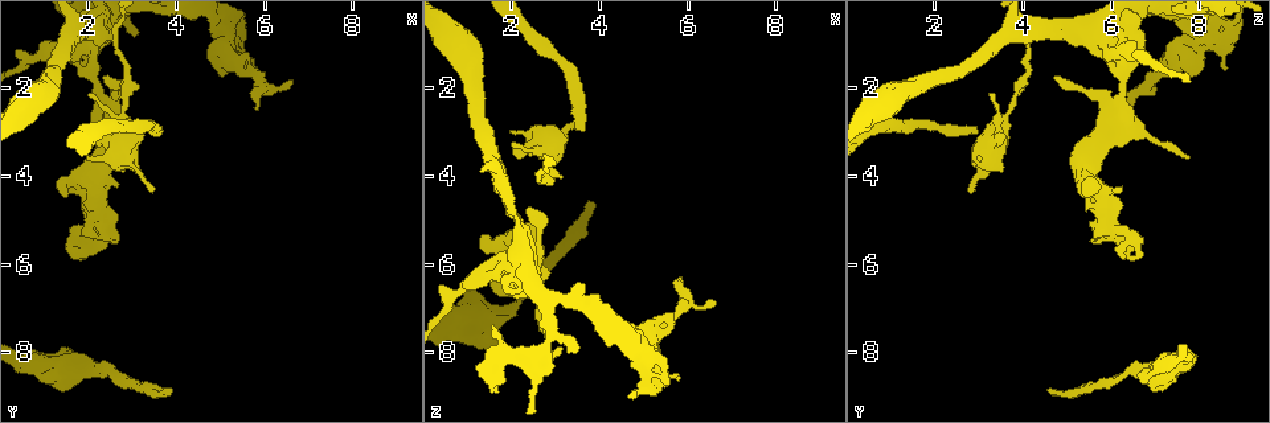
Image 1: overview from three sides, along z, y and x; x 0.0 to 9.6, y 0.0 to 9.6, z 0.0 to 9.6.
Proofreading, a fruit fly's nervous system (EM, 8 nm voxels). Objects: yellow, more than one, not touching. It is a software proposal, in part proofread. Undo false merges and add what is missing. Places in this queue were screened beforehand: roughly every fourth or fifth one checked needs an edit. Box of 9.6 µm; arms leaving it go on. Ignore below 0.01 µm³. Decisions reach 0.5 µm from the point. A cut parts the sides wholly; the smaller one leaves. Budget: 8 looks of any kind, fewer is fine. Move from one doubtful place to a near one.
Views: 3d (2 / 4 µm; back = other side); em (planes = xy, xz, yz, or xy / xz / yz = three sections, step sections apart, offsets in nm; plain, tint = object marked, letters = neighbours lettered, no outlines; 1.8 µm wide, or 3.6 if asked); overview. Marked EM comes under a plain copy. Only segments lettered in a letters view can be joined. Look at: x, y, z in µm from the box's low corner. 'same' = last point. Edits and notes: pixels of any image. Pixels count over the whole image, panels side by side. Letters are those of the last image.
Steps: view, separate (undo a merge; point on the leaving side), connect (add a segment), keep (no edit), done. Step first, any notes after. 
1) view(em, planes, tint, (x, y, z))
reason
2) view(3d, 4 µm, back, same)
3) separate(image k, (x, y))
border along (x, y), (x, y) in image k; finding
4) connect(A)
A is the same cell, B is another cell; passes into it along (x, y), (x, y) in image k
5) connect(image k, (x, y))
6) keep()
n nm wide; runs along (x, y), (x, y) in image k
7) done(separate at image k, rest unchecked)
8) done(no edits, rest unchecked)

view(3d, 4 µm, (3.70, 8.80, 4.60))
end of a long branch

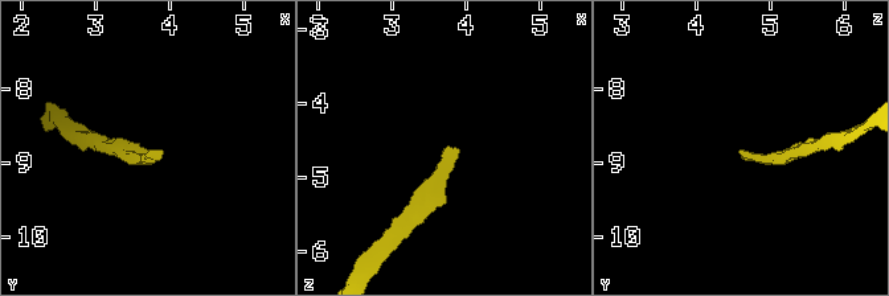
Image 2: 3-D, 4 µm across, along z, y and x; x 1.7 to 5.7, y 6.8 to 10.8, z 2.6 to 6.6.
view(em, xy, step 8, letters, (3.75, 8.85, 4.55))

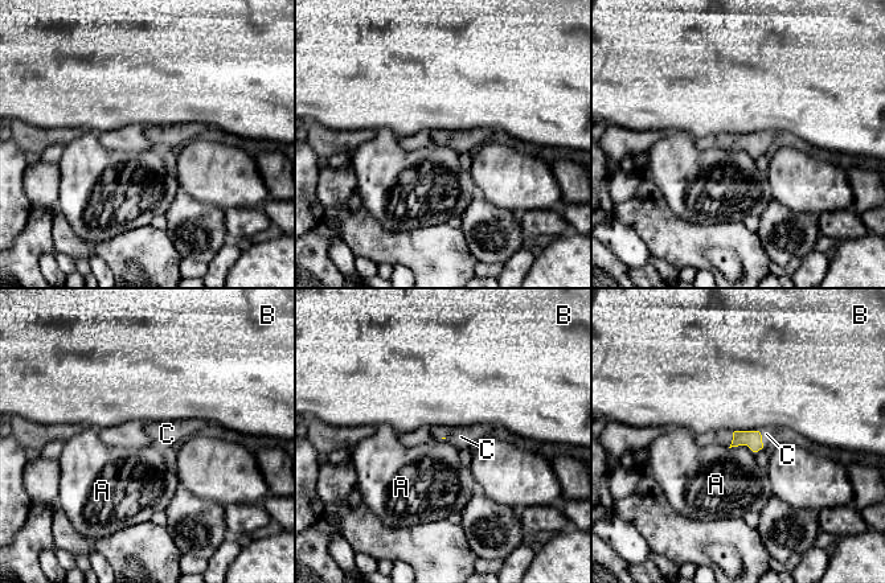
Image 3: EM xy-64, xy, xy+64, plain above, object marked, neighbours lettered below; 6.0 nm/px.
connect(C)
C is the same cell, A and B are other cells; the neuron continues

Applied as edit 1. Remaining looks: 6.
view(em, planes, letters, (2.05, 3.05, 3.45))
an open end

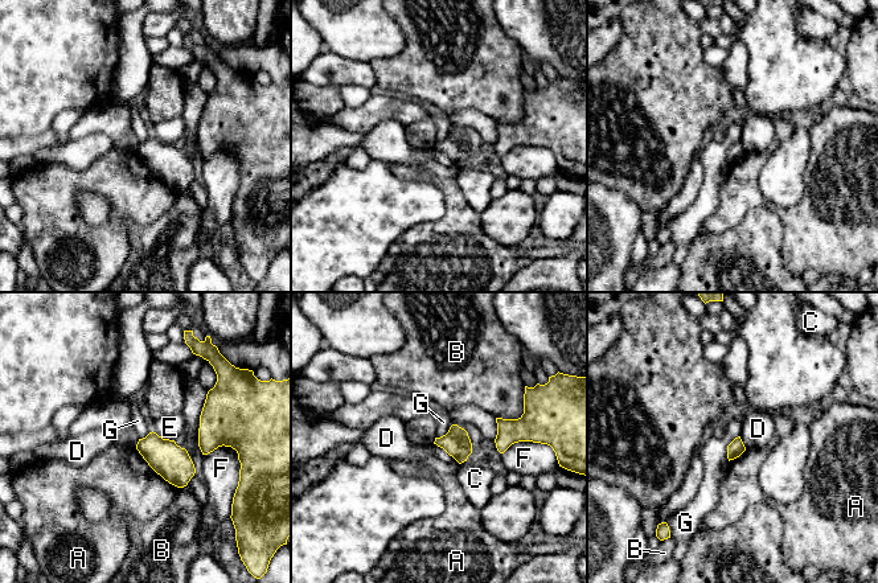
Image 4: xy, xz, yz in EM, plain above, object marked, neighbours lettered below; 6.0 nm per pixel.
keep()
A, B, C, D, E, F and G are other cells; border along (738, 435), (727, 446), (727, 460) in image 4; no lettered segment goes on from it

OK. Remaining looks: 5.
view(3d, 4 µm, back, (2.15, 1.05, 6.05))
looks like a crossing

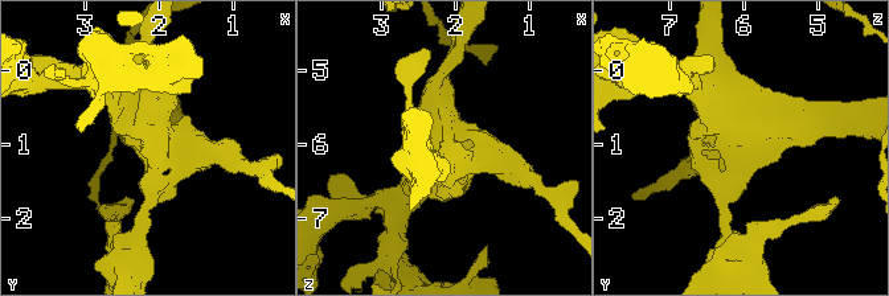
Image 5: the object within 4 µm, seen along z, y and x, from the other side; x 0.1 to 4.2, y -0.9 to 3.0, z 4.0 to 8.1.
view(em, 3.6 µm, planes, letters, (2.10, 1.00, 6.10))
now the EM

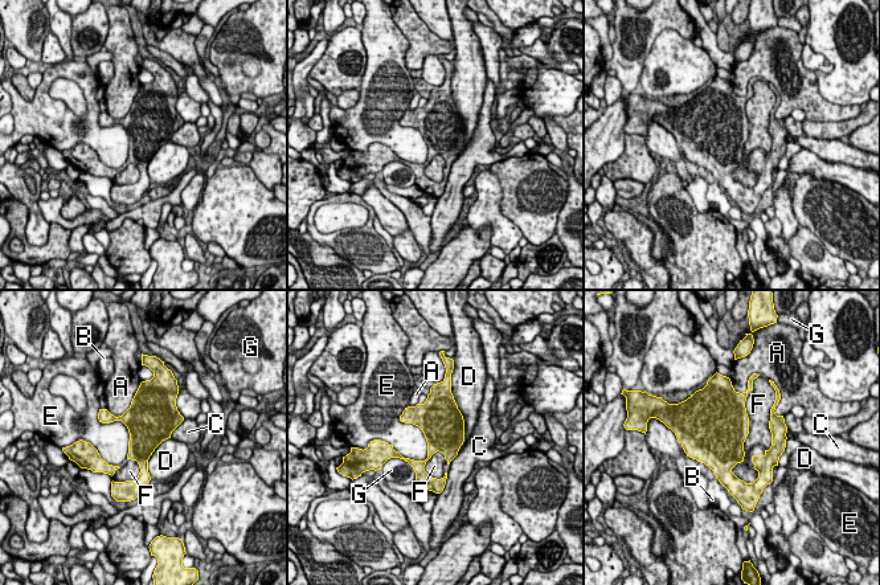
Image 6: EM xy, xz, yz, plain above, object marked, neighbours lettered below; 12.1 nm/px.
keep()
460 nm wide; A, B, C, D, E, F and G are other cells; border along (408, 405), (424, 461) in image 6; one neuron here

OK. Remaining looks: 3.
done(connect at image 3, rest unchecked)

